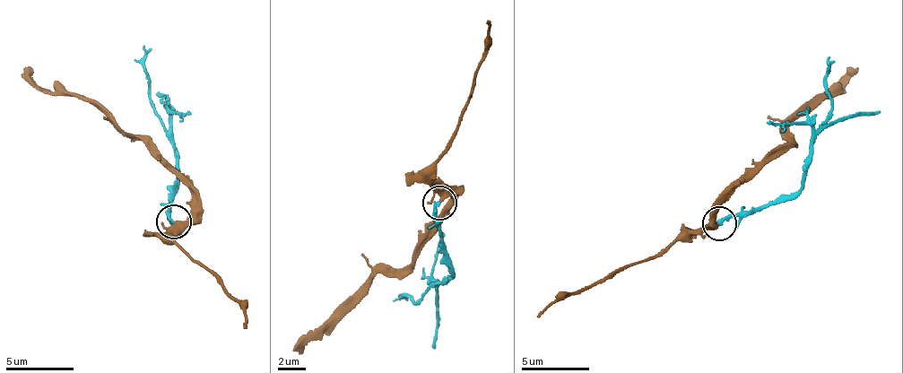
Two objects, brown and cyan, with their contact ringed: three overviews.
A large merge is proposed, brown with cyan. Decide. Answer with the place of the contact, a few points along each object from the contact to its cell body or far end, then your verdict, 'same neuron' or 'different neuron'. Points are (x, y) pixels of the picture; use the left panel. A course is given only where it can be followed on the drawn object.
(173, 221) | brown via (173, 222), (187, 216), (192, 195), (176, 171), (137, 136), (124, 134), (95, 104), (46, 93), (28, 67) | cyan via (173, 222), (166, 200), (176, 172), (176, 148), (149, 94), (142, 47) | same neuron

